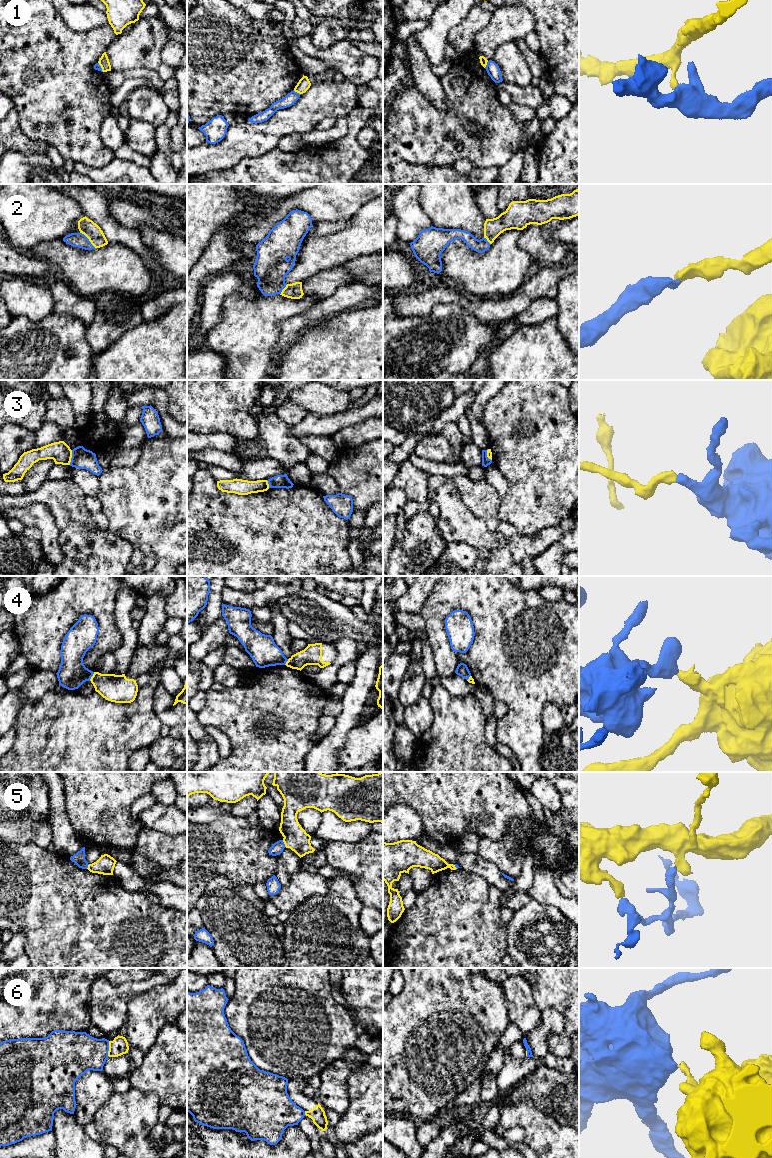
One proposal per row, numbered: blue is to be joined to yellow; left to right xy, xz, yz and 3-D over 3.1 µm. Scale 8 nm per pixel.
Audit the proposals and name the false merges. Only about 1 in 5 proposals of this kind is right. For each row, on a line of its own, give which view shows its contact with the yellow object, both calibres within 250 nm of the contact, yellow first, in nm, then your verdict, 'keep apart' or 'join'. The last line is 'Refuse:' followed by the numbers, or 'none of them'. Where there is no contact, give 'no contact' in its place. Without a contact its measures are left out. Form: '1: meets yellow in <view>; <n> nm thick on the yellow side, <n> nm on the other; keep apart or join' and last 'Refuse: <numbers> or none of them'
1: meets yellow in xz; 100 nm thick on the yellow side, 90 nm on the other; keep apart
2: meets yellow in xy; 140 nm thick on the yellow side, 110 nm on the other; join
3: meets yellow in xy; 170 nm thick on the yellow side, 160 nm on the other; keep apart
4: meets yellow in xy; 220 nm thick on the yellow side, 240 nm on the other; keep apart
5: meets yellow in xz; 190 nm thick on the yellow side, 100 nm on the other; keep apart
6: meets yellow in xy; 140 nm thick on the yellow side, 340 nm on the other; keep apart
Refuse: 1, 3, 4, 5, 6

